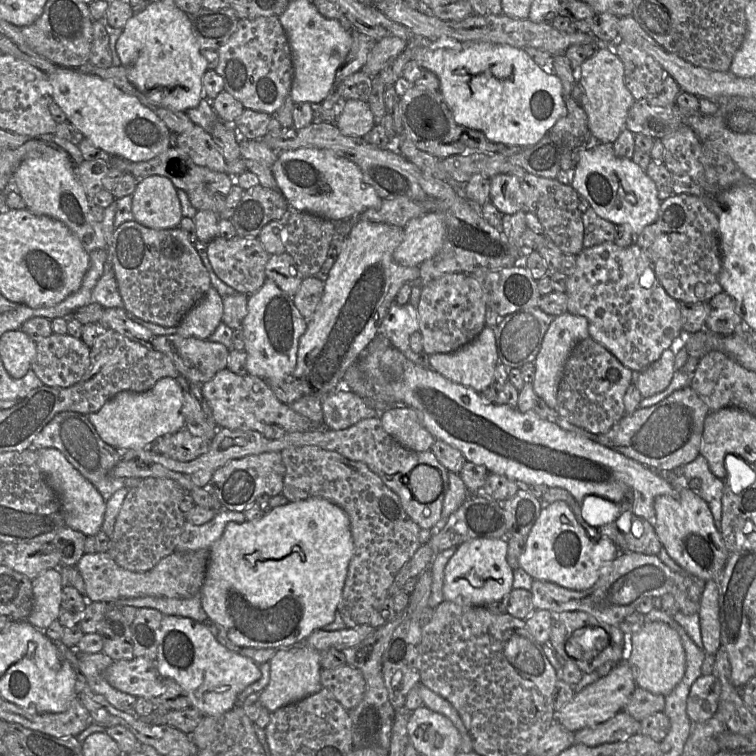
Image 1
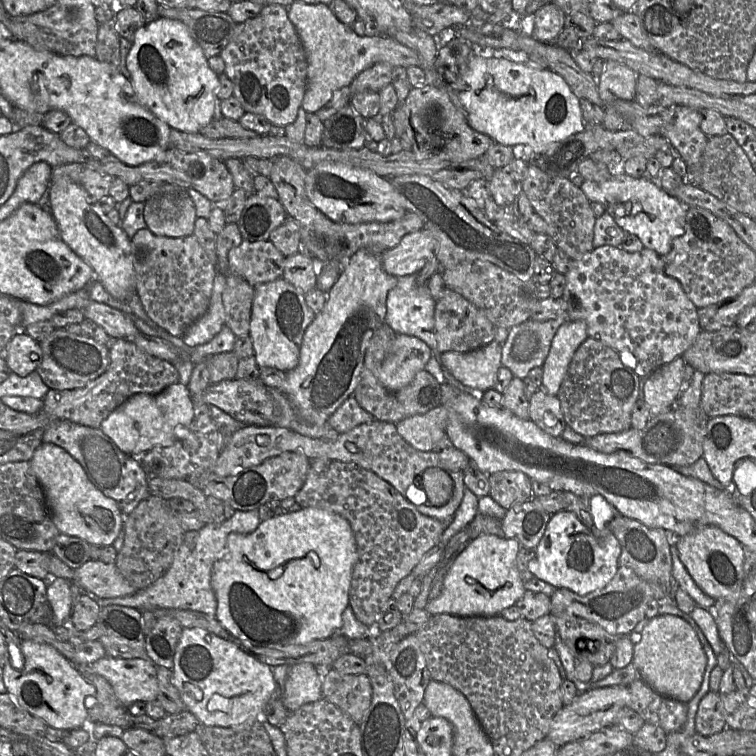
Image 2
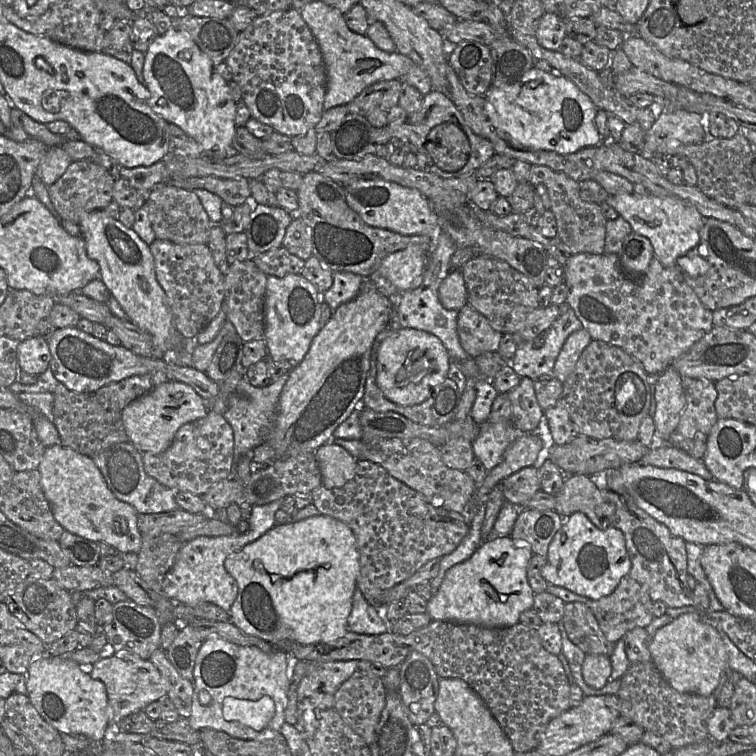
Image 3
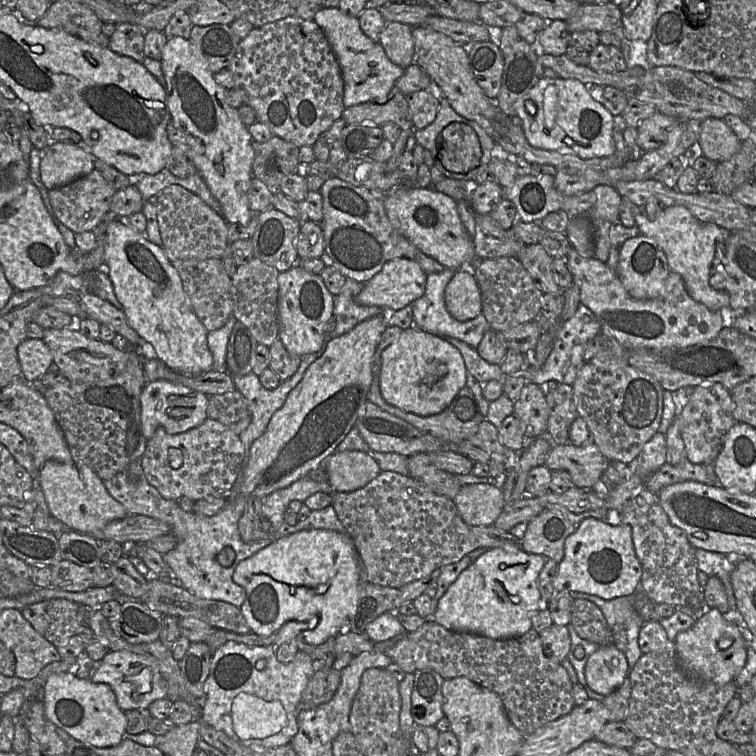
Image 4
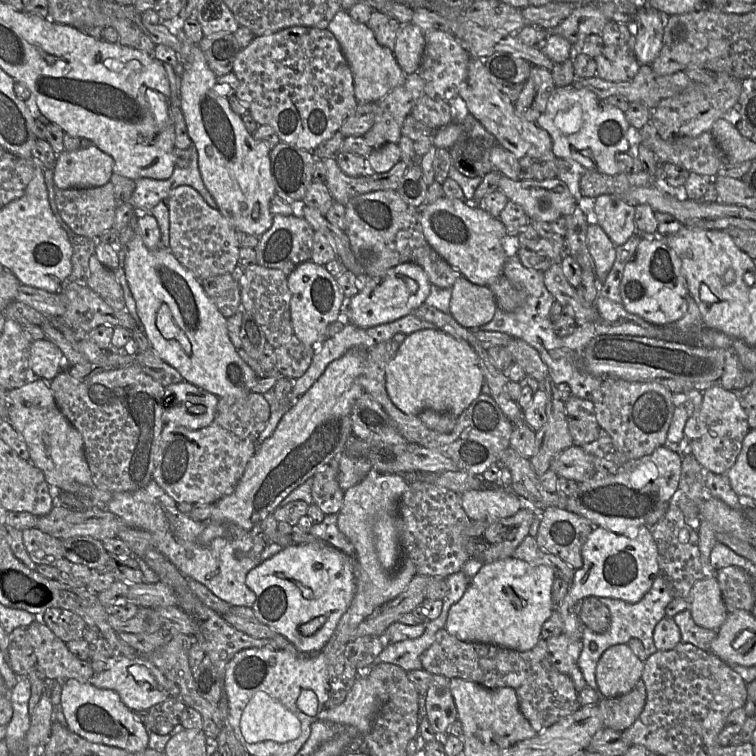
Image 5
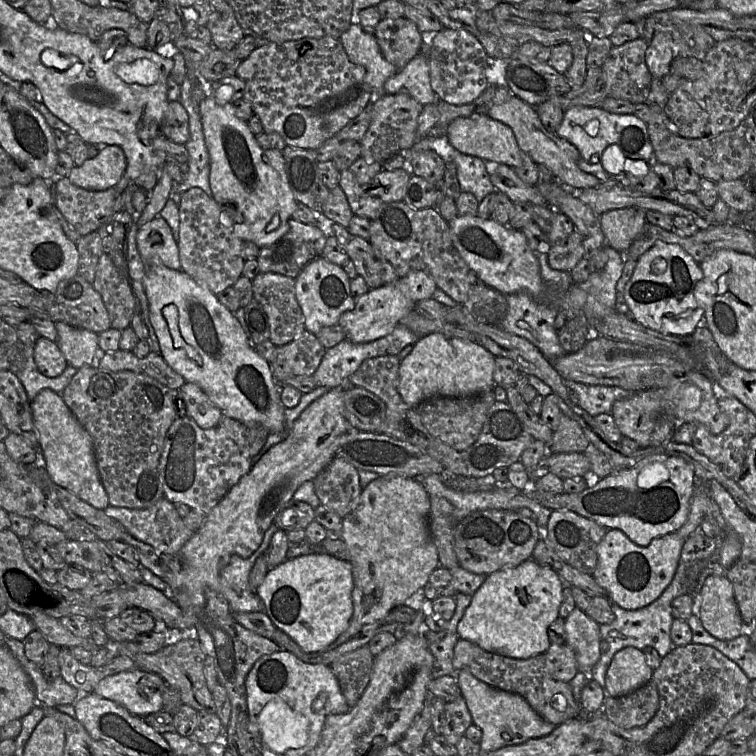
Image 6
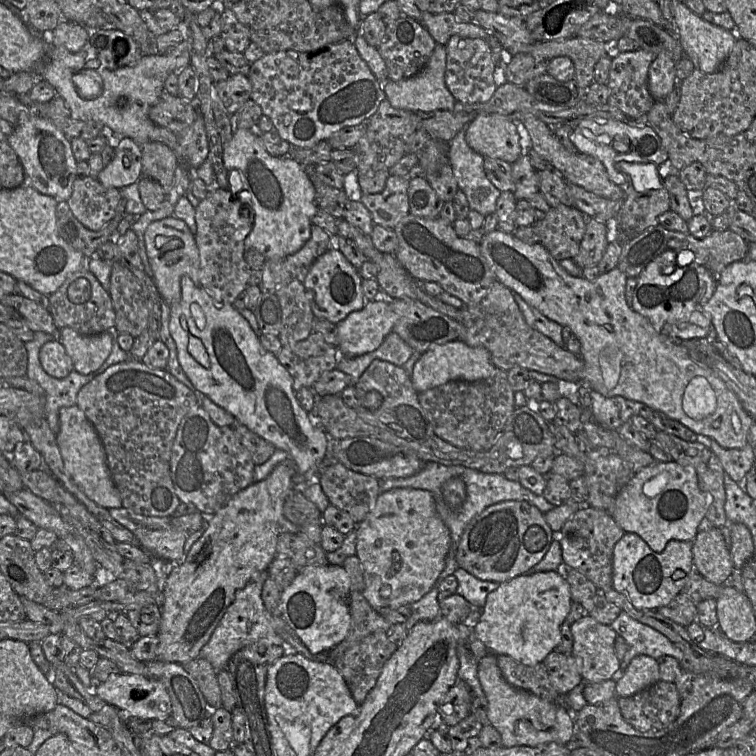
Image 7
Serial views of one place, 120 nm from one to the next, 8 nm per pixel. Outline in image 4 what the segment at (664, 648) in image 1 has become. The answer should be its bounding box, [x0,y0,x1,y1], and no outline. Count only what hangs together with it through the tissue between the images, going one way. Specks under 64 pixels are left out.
[674,607,747,685]

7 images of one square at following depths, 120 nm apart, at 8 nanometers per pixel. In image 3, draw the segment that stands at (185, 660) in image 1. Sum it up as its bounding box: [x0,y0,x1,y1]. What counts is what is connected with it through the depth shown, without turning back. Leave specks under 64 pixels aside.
[187,637,297,740]

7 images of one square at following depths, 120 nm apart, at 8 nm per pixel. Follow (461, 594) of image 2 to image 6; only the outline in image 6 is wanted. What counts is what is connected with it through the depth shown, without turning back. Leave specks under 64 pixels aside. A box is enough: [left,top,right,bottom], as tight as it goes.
[457,558,564,659]

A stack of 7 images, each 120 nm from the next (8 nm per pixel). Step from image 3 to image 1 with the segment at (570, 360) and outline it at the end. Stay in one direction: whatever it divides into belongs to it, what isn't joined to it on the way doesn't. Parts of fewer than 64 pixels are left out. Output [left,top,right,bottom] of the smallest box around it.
[532,312,590,410]

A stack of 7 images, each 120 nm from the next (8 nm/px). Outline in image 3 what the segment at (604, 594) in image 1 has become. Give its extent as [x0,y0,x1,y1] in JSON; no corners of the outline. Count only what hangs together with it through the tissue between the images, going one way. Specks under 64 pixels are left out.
[585,576,655,644]

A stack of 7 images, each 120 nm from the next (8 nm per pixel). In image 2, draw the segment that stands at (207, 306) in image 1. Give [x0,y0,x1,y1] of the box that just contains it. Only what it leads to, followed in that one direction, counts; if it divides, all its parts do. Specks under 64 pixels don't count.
[181,273,226,350]

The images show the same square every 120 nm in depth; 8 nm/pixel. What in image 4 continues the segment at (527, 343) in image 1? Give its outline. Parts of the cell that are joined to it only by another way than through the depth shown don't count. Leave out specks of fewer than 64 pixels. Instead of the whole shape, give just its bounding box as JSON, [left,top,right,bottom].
[523,304,601,385]

